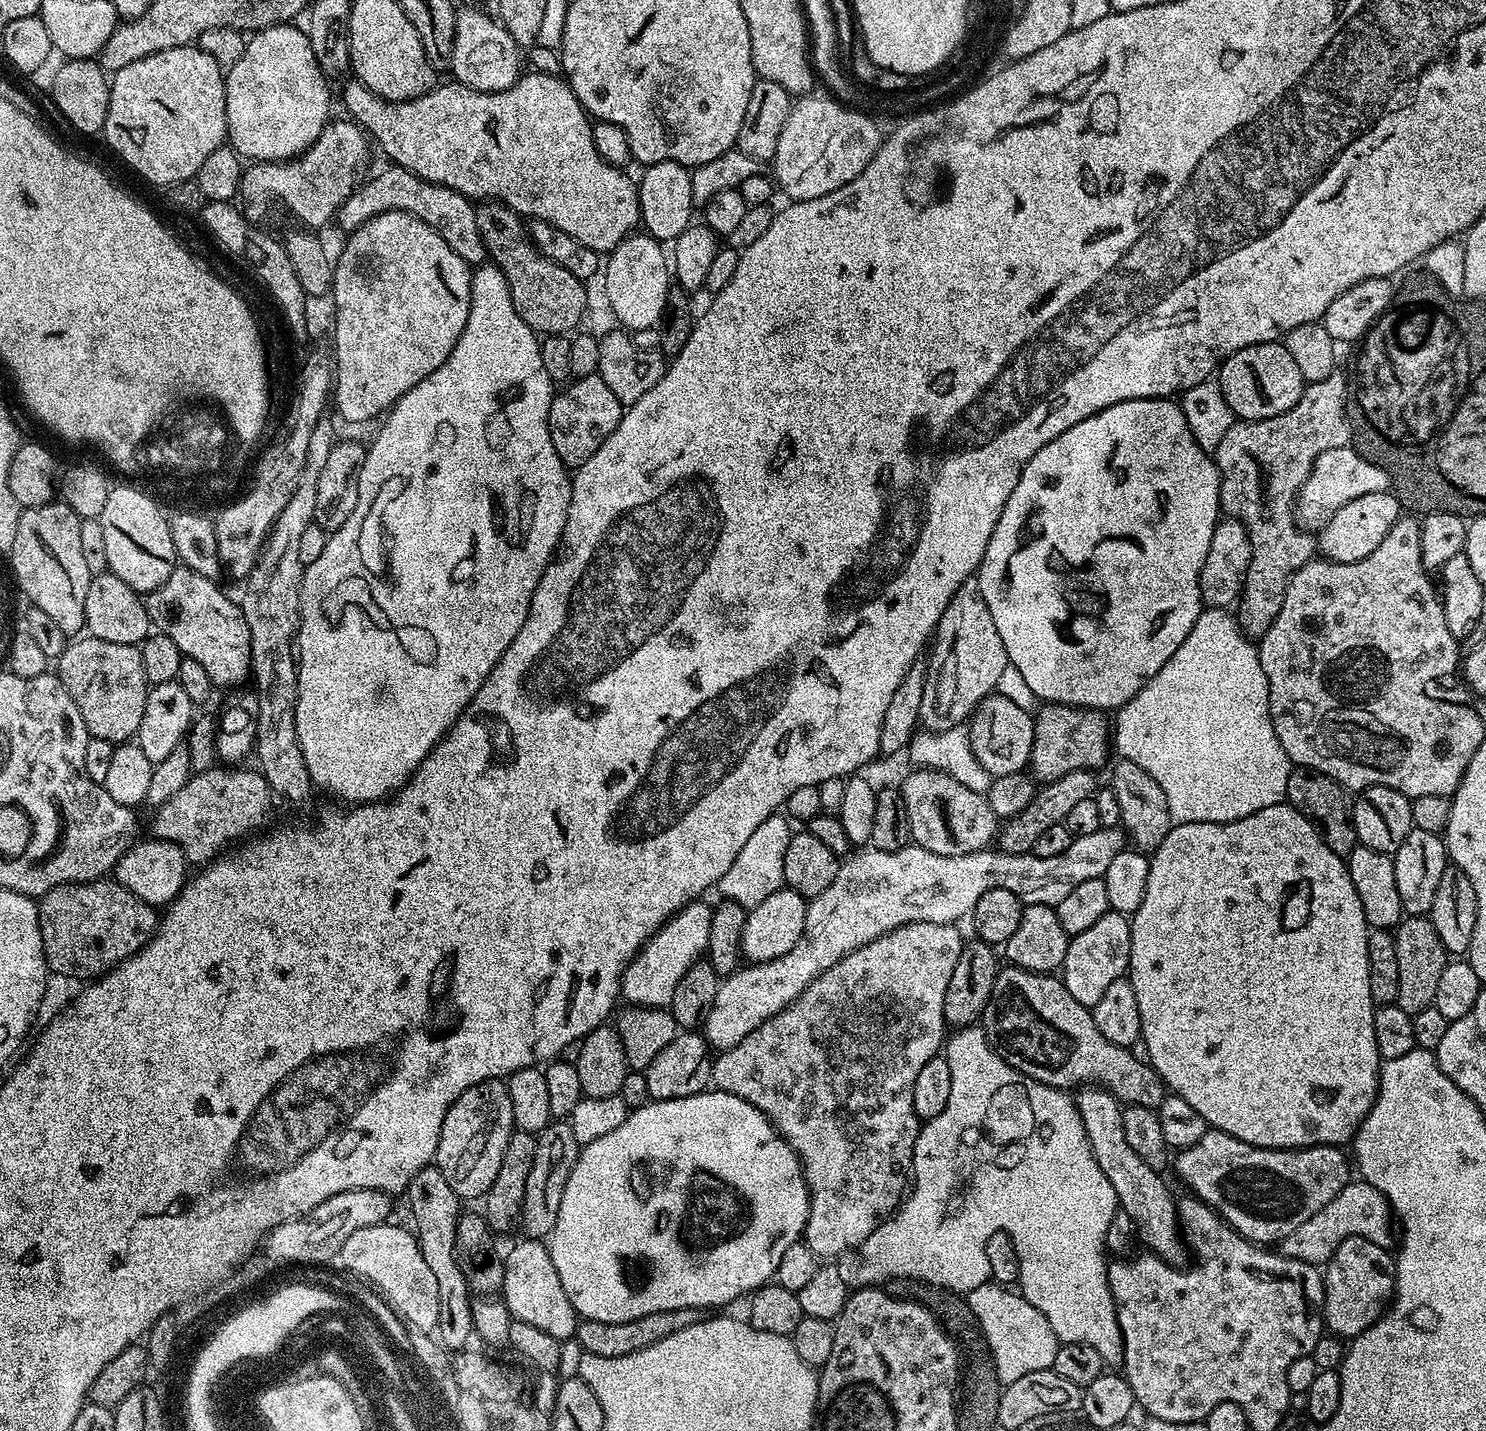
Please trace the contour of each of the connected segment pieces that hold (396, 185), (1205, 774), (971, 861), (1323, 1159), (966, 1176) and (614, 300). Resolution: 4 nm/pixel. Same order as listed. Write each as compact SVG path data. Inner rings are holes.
M387 166L376 177L365 179L364 183L347 196L342 206L336 211L335 223L340 223L344 234L350 234L360 228L370 218L387 212L409 212L437 232L438 235L462 258L469 266L479 266L485 263L486 253L484 243L476 229L476 210L473 201L458 194L458 190L450 190L445 184L435 184L424 180L405 168Z
M1205 607L1201 611L1194 630L1186 634L1186 642L1174 650L1170 662L1115 713L1110 740L1119 759L1142 766L1166 790L1168 809L1177 824L1234 822L1288 799L1286 782L1294 765L1274 734L1266 670L1262 670L1257 645L1245 636L1239 619L1226 608Z
M1121 827L1099 828L1093 834L1073 837L1070 846L1053 857L1040 858L1028 853L1026 855L1010 855L1008 852L990 848L964 855L934 854L925 848L909 844L898 851L878 851L866 848L849 855L840 865L833 882L826 886L822 893L813 900L807 901L808 909L802 926L802 934L782 958L774 958L761 964L749 963L741 967L731 976L723 977L718 986L718 994L714 994L714 1006L710 1006L710 1014L702 1025L702 1034L708 1039L713 1049L723 1050L738 1046L746 1034L758 1030L774 1014L778 1014L786 1006L793 1004L834 962L838 962L846 954L874 942L882 934L894 930L903 924L914 922L938 922L939 924L956 924L960 919L971 917L978 898L982 898L989 890L1008 890L1019 898L1021 904L1041 904L1055 908L1062 898L1066 898L1081 882L1091 878L1102 878L1114 857L1125 851L1126 834Z
M1209 1128L1207 1132L1204 1132L1202 1138L1198 1138L1198 1142L1194 1146L1179 1149L1175 1153L1174 1164L1176 1160L1176 1172L1192 1187L1189 1189L1199 1196L1202 1202L1206 1202L1206 1206L1213 1208L1239 1236L1245 1236L1253 1244L1276 1246L1279 1245L1281 1240L1285 1240L1290 1234L1294 1234L1294 1230L1298 1230L1298 1226L1302 1226L1302 1222L1306 1222L1309 1218L1314 1218L1314 1214L1318 1214L1318 1210L1322 1210L1322 1206L1326 1206L1326 1202L1330 1202L1330 1198L1334 1198L1334 1194L1338 1194L1338 1190L1342 1190L1350 1183L1350 1176L1348 1176L1350 1160L1349 1157L1348 1160L1344 1157L1344 1151L1343 1147L1334 1144L1319 1144L1313 1148L1263 1148L1262 1146L1250 1146L1250 1142L1242 1142L1230 1134L1218 1131L1216 1128Z
M980 1026L955 1029L947 1037L942 1055L950 1066L950 1098L946 1102L946 1110L942 1110L942 1114L938 1114L921 1127L914 1146L910 1191L905 1195L900 1207L888 1219L883 1220L874 1230L874 1234L870 1234L870 1238L866 1238L866 1242L860 1245L858 1249L860 1269L856 1272L857 1278L860 1279L859 1283L864 1286L880 1286L885 1283L883 1280L908 1280L907 1282L933 1284L949 1288L951 1292L967 1294L975 1287L982 1286L993 1279L987 1252L990 1249L992 1236L999 1232L1006 1232L1017 1246L1022 1245L1017 1247L1018 1292L1026 1302L1034 1306L1035 1310L1040 1310L1046 1316L1046 1320L1050 1322L1050 1327L1057 1335L1059 1343L1086 1342L1086 1346L1094 1346L1094 1350L1098 1350L1098 1354L1102 1354L1105 1365L1119 1365L1124 1359L1124 1343L1122 1342L1122 1330L1118 1326L1118 1318L1114 1310L1114 1298L1110 1294L1109 1261L1104 1260L1104 1256L1106 1257L1104 1239L1108 1233L1110 1222L1118 1211L1118 1205L1114 1186L1110 1186L1106 1174L1102 1174L1098 1162L1094 1162L1094 1154L1088 1145L1086 1130L1082 1126L1082 1118L1076 1109L1075 1099L1067 1091L1051 1088L1018 1070L1014 1070L1014 1066L1007 1064L996 1052L996 1049L989 1044L988 1035ZM1008 1204L1025 1204L1028 1207L1028 1217L1024 1220L1025 1225L1020 1220L1012 1220L1012 1208ZM1027 1227L1032 1228L1036 1240L1028 1240L1023 1246L1024 1235L1028 1232Z
M640 230L627 236L613 252L607 253L602 268L604 296L608 299L609 310L620 323L617 325L629 333L657 327L666 315L670 291L670 260L664 248L661 241Z

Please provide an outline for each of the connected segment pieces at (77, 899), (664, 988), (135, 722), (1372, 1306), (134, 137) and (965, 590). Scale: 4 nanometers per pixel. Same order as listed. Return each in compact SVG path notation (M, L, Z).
M116 879L91 880L85 884L59 884L46 895L39 897L40 929L42 946L46 954L49 973L69 976L79 982L91 982L117 968L122 961L130 959L140 948L145 948L156 932L158 912L153 905L142 902L126 886Z
M704 902L687 904L680 911L675 912L660 929L647 940L636 953L634 959L628 963L624 970L624 980L620 984L620 994L629 1005L641 1008L668 1008L674 998L674 990L678 988L678 982L682 982L682 974L690 970L690 966L697 963L707 953L710 942L710 924L712 918L711 907Z
M84 634L64 647L58 667L59 678L70 698L74 698L74 706L78 706L78 714L82 714L91 739L120 746L123 740L131 741L135 737L138 726L142 726L142 714L146 714L150 687L143 654L137 645L102 642L102 638Z
M1367 1242L1340 1244L1322 1272L1324 1326L1333 1337L1355 1338L1376 1323L1396 1290L1396 1262L1388 1248Z
M187 44L174 50L162 50L130 66L122 66L110 80L110 110L102 133L105 140L138 175L152 184L171 186L195 177L198 166L202 166L210 153L225 143L228 134L226 118L225 69L210 54L198 46Z
M973 578L958 586L938 622L931 648L932 657L926 660L928 673L922 690L920 723L927 731L945 732L961 727L977 706L996 692L1002 670L1010 667L1006 646L1002 646L1002 638L994 627L986 598L982 598L979 579Z

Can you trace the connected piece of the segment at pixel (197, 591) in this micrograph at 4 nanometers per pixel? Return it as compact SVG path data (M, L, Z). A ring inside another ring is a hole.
M177 566L147 597L148 615L155 631L168 636L178 646L181 657L189 656L199 662L210 674L217 689L232 688L249 679L252 670L250 626L244 617L243 607L236 604L219 588L216 580L206 578L194 570Z

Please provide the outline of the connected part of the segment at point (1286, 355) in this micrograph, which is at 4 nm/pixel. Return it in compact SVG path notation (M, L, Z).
M1283 342L1251 344L1230 354L1218 369L1220 389L1233 417L1241 420L1265 420L1290 410L1302 398L1306 381Z

